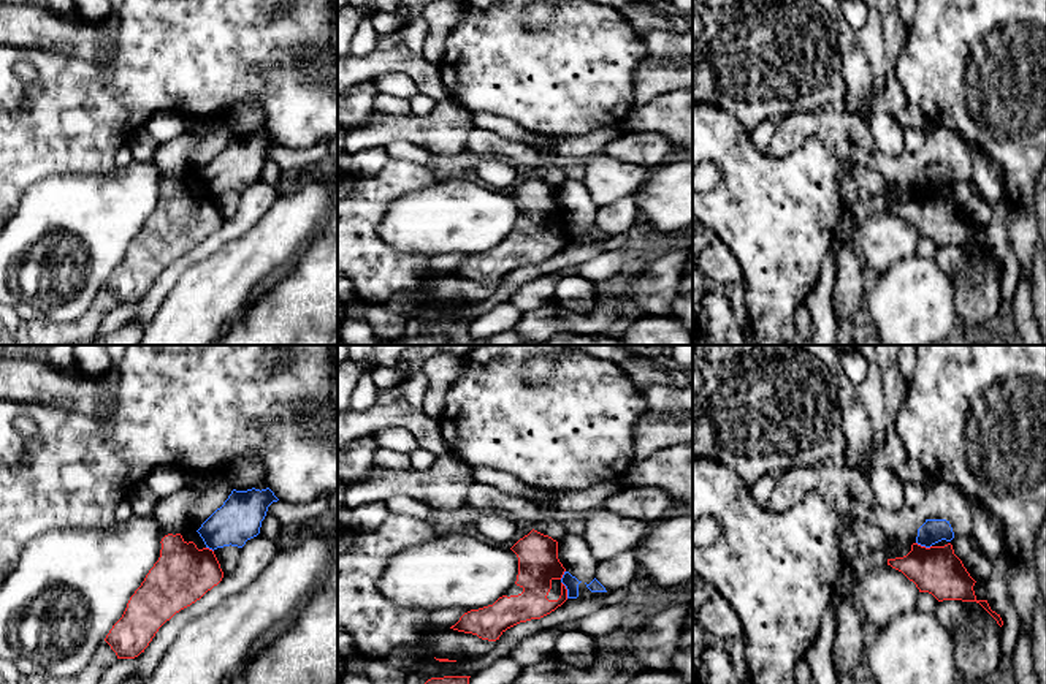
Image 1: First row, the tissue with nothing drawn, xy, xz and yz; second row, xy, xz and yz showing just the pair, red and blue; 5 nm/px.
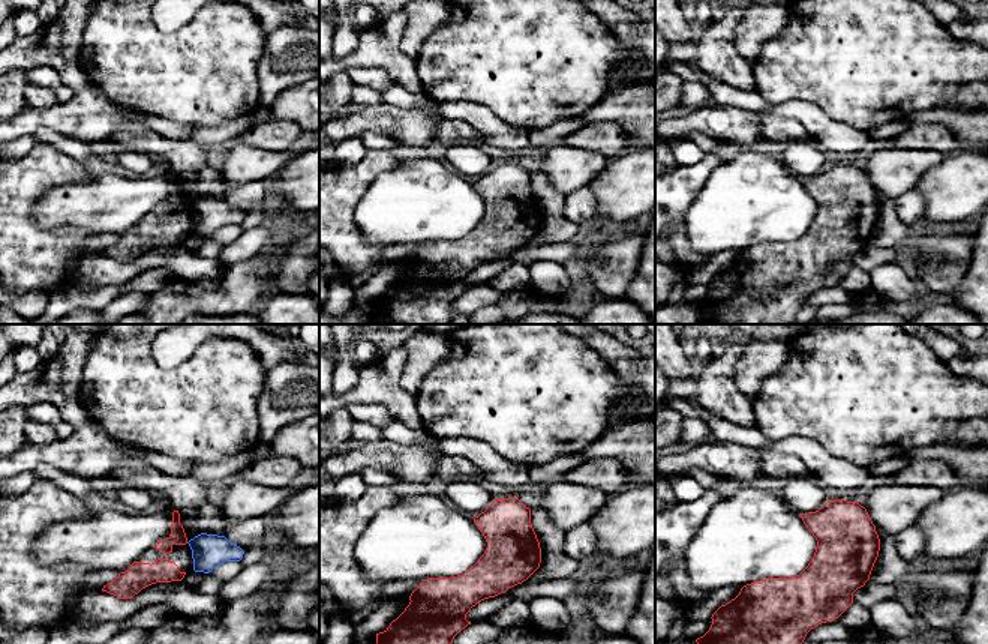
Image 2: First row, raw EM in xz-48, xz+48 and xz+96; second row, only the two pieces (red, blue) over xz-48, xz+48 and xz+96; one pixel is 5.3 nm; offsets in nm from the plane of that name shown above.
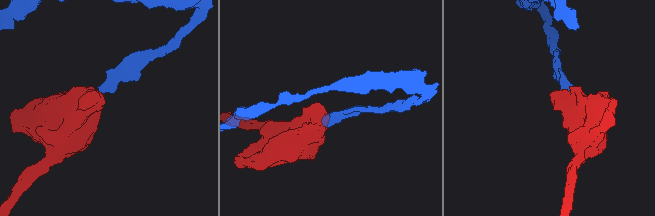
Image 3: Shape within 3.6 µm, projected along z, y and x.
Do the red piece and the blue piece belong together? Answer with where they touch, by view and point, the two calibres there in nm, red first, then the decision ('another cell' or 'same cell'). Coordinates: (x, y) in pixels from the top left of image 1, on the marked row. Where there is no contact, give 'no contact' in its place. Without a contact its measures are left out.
meets red in xz at (566, 589); 200 nm thick on the red side, 70 nm on the other; another cell

